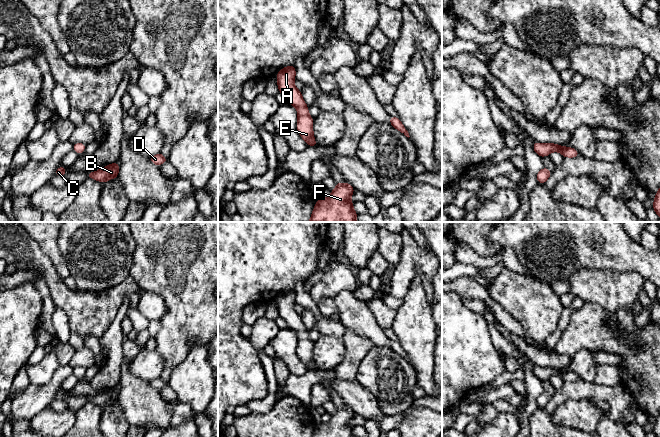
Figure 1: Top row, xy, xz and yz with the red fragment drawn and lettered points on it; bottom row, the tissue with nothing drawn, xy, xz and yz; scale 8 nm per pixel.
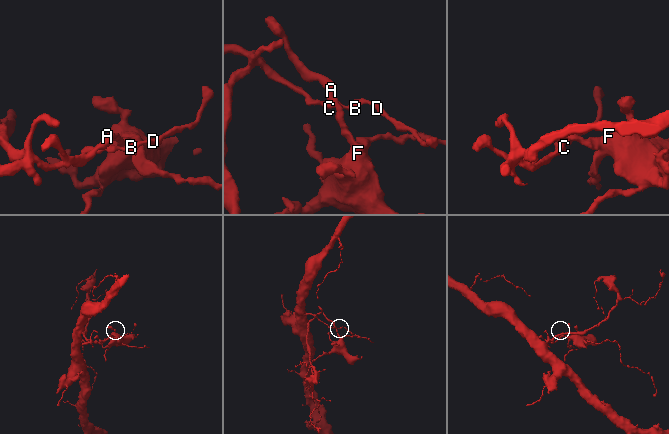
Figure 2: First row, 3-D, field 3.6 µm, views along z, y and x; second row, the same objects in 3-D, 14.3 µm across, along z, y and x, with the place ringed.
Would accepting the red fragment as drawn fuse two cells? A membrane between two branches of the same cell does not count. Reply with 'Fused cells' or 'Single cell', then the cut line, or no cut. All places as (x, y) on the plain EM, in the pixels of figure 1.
Single cell. No split

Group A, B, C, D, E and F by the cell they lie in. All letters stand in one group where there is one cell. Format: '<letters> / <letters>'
A B C D E F

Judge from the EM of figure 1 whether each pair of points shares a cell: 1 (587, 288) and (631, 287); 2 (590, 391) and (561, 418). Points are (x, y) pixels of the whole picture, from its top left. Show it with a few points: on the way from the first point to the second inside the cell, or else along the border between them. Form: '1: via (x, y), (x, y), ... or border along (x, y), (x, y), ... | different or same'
1: via (598, 287), (620, 287) | same
2: border along (605, 404), (590, 399), (569, 399), (560, 406) | different

